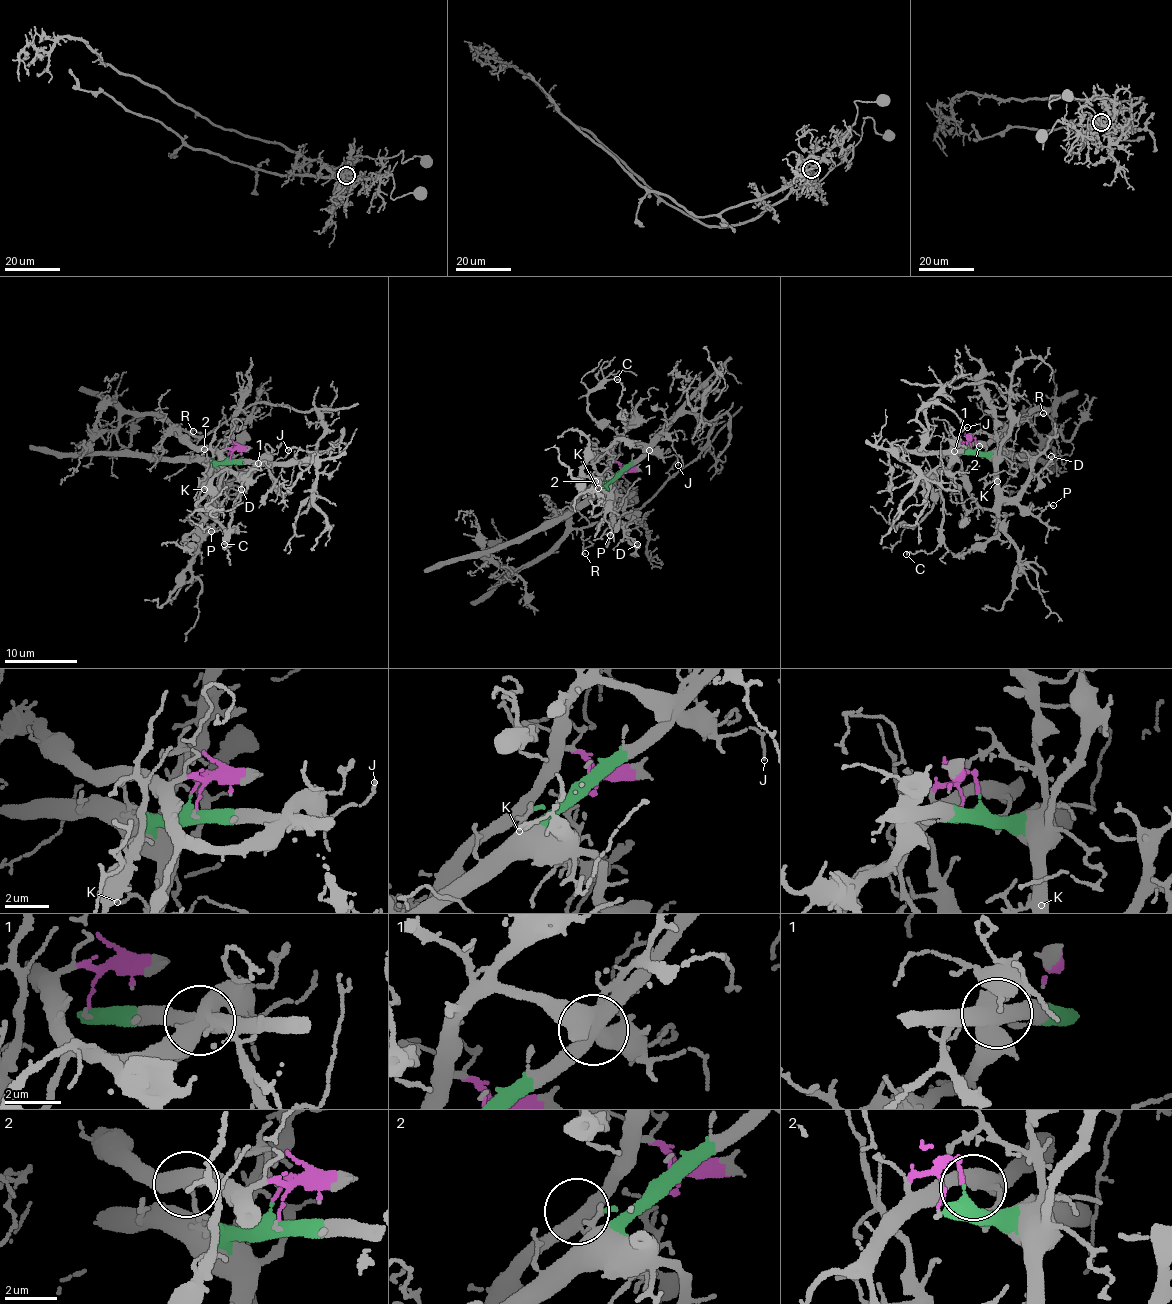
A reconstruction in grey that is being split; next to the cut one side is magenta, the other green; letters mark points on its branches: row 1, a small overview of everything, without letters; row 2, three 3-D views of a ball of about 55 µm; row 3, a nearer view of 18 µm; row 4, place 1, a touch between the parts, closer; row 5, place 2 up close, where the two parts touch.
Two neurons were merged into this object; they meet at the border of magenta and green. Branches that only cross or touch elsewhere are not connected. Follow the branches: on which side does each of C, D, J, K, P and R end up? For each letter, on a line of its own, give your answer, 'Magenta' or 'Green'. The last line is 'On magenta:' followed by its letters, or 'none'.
C: Magenta
D: Green
J: Magenta
K: Green
P: Green
R: Magenta
On magenta: C, J, R

